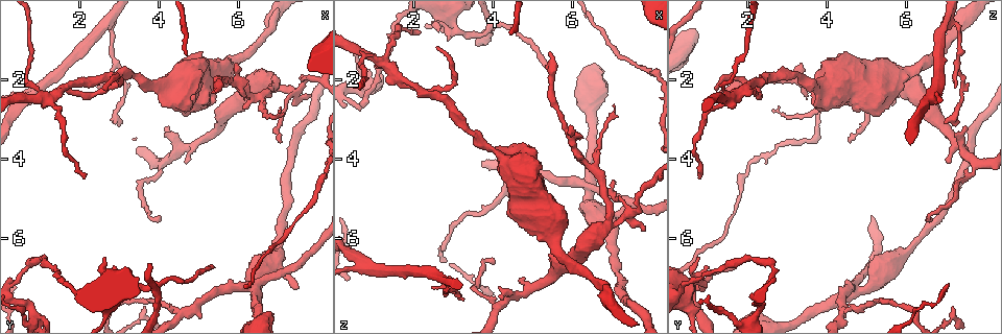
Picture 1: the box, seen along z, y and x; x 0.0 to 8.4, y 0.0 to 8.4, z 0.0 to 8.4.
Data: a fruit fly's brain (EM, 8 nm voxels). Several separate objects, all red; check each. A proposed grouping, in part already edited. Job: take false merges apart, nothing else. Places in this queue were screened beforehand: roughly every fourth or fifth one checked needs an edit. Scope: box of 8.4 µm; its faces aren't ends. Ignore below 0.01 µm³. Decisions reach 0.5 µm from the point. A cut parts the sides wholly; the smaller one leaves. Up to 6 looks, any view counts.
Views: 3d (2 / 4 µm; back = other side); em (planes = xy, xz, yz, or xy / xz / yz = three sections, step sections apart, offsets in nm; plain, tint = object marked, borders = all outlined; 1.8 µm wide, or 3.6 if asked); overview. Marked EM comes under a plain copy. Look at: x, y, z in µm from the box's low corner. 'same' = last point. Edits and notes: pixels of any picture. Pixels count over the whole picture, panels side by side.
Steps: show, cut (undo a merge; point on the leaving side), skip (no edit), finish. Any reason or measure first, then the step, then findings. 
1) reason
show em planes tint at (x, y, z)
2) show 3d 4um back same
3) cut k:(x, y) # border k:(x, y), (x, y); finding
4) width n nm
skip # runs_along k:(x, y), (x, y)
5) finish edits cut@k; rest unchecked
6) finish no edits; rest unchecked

abrupt turn
show em xy step 16 tint at (1.25, 2.45, 1.55)

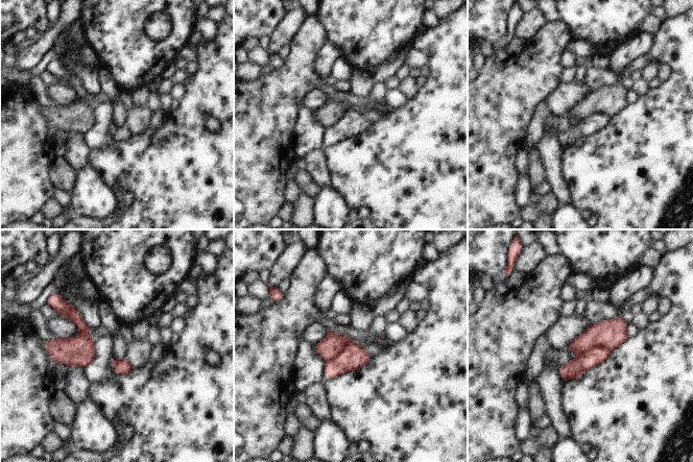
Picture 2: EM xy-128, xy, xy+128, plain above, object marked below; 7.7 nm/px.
another direction
show em planes borders same

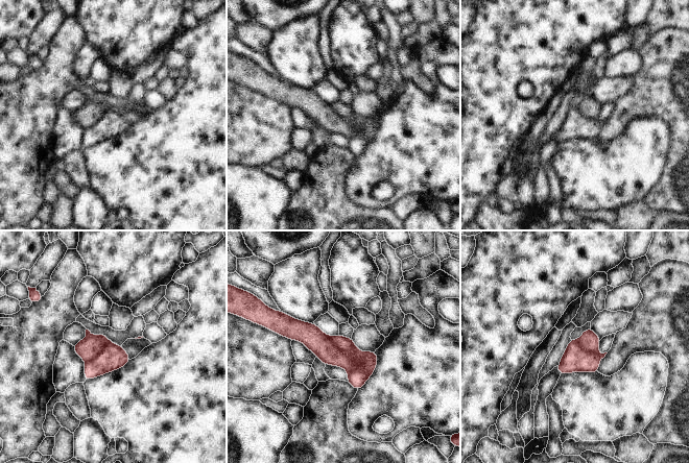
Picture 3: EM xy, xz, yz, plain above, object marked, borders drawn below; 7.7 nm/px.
cut 3:(357, 375) # two neurons meet here

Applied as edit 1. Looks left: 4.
see it whole again
show overview

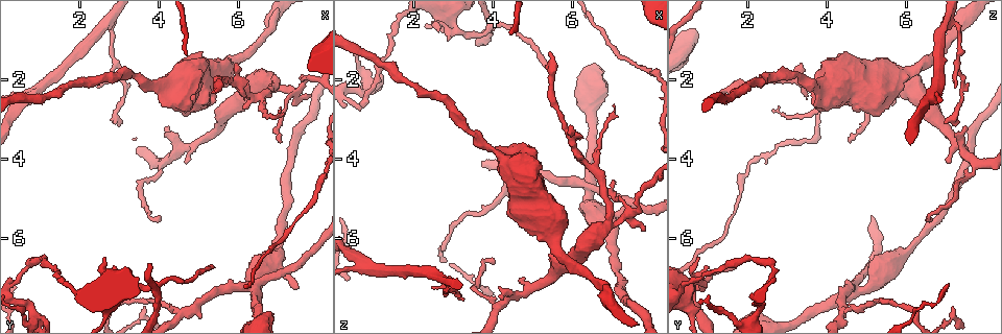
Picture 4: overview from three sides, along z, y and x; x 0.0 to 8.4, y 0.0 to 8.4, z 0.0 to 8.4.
sudden change in width
show em xy step 16 tint at (3.95, 7.20, 0.75)

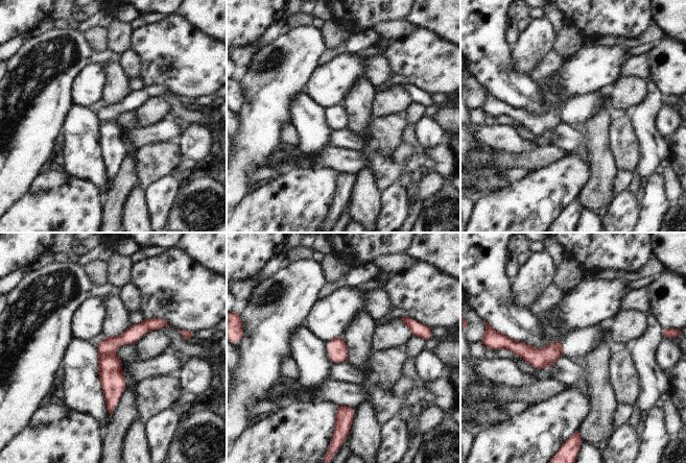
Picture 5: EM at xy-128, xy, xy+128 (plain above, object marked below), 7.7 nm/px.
another direction
show em planes borders same

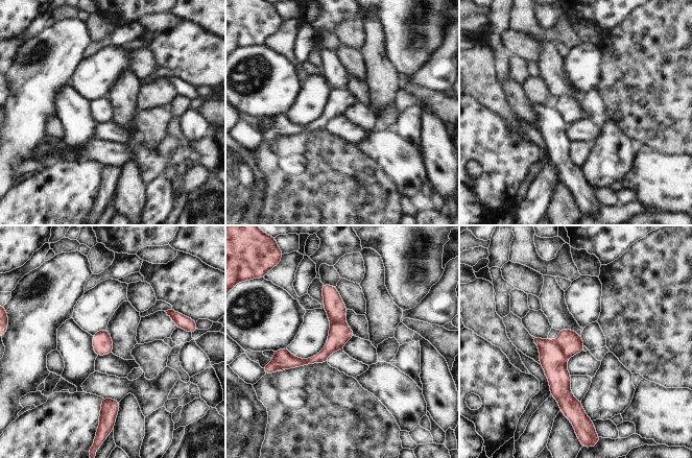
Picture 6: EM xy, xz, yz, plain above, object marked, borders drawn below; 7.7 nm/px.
width 160 nm
cut 6:(552, 359) # border 6:(555, 341), (568, 358); two neurons meet here

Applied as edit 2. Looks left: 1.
show em 3.6um planes tint at (6.50, 7.30, 4.65)

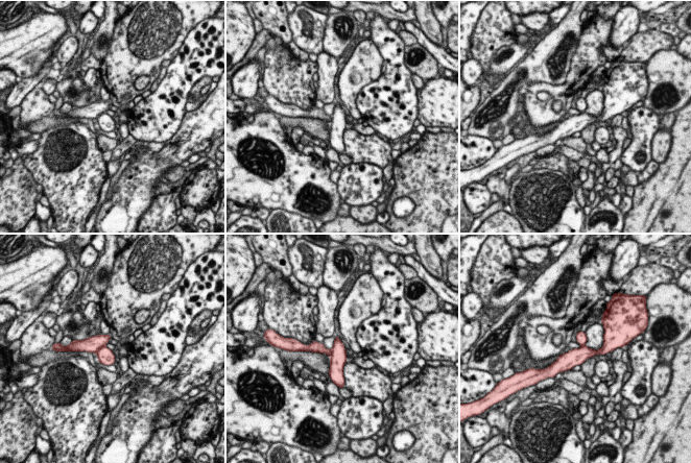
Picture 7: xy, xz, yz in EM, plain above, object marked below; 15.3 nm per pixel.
cut 7:(105, 356) # part_leaving 7:(605, 344), (599, 351), (584, 352), (552, 367); a second neuron is stuck on

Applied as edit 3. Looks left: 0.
finish edits cut@3, cut@6, cut@7; rest unchecked

